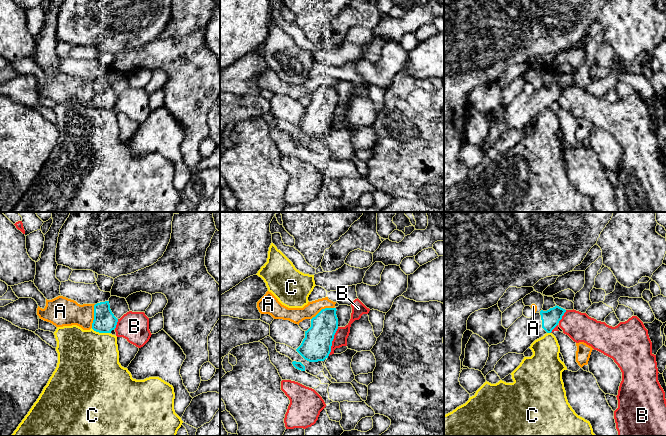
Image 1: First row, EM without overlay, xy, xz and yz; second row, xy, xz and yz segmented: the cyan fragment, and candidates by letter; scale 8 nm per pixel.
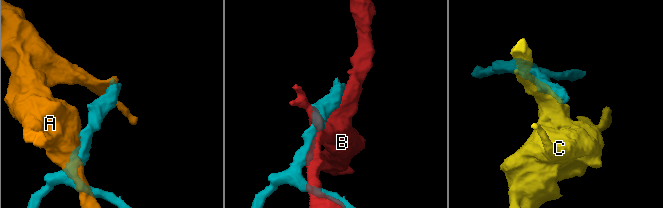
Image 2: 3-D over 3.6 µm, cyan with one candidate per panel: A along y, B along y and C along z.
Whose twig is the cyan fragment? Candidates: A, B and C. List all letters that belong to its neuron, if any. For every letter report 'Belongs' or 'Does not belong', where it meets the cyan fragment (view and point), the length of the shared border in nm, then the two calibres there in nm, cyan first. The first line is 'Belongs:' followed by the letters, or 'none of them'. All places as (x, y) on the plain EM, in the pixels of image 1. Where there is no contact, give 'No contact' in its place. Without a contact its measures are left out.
Belongs: none of them
A: Does not belong. Touches cyan at xy (94, 92). Shared border 190 nm. Thickness 180 nm (cyan) against 220 nm
B: Does not belong. Touches cyan at xz (332, 116). Shared border 240 nm. Thickness 240 nm (cyan) against 110 nm
C: Does not belong. Touches cyan at xy (100, 108). Shared border 160 nm. Thickness 180 nm (cyan) against 480 nm

